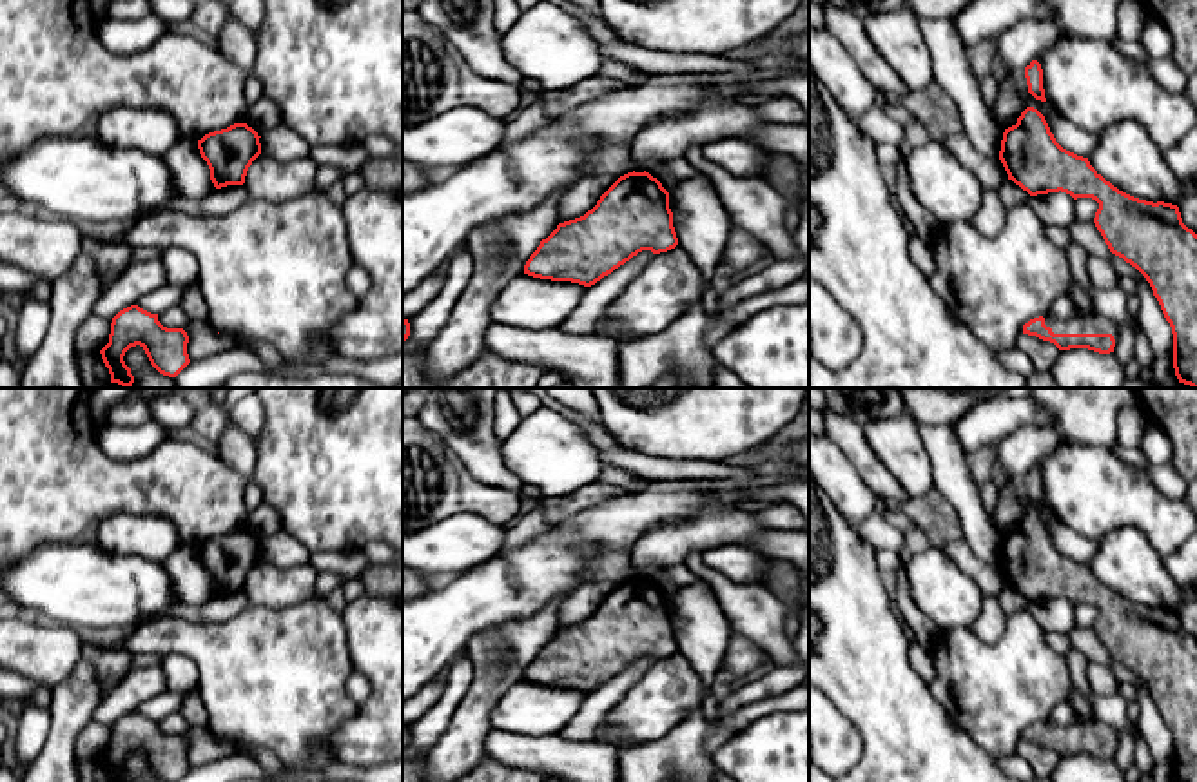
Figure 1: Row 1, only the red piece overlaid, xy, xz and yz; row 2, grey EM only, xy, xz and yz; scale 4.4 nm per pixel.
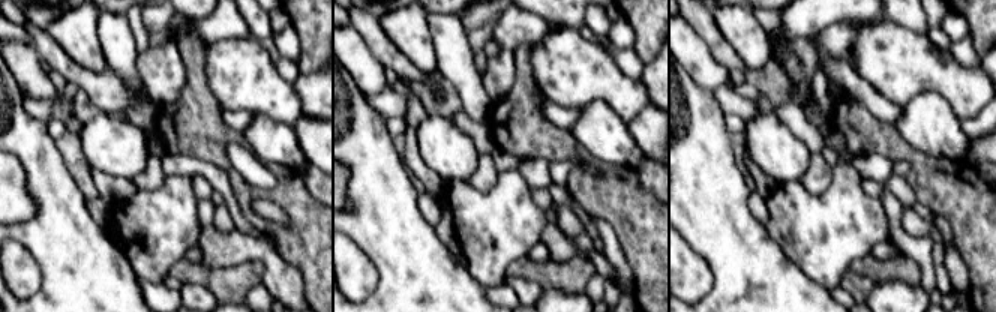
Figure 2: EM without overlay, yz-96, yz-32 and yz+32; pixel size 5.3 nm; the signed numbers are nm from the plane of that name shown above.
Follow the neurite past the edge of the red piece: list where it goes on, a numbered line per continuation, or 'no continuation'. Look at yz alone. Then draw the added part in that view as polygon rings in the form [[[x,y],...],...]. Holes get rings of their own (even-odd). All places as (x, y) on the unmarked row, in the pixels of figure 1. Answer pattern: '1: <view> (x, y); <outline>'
1: yz (1094, 730); [[[1097,718],[1088,722],[1075,720],[1070,726],[1057,726],[1050,720],[1043,724],[1054,740],[1112,740],[1114,746],[1119,740],[1117,731]]]

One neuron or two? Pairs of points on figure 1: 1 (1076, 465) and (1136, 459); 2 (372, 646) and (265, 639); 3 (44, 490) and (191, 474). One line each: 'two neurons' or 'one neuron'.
1: two neurons
2: two neurons
3: one neuron

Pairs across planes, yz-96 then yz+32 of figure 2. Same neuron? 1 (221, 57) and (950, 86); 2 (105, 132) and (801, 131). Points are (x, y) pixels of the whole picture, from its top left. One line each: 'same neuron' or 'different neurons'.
1: same neuron
2: different neurons

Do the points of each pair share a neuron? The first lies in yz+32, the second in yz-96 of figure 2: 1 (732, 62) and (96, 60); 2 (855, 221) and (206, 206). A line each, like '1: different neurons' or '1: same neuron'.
1: different neurons
2: different neurons

